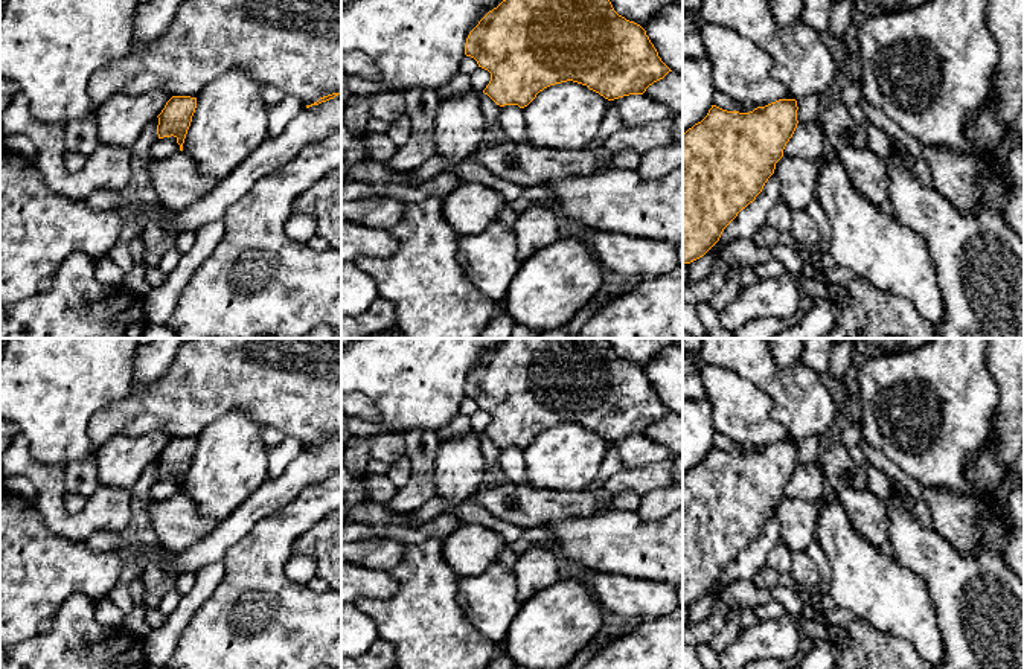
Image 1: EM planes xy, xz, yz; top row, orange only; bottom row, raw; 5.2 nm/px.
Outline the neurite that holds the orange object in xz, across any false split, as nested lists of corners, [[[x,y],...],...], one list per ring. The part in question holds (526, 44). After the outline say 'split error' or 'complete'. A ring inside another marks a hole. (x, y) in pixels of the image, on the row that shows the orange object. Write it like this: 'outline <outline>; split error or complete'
outline [[[503,0],[469,32],[465,55],[491,73],[483,90],[497,105],[527,107],[544,88],[573,81],[608,101],[643,94],[649,85],[672,72],[658,56],[646,30],[619,15],[610,0]]]; complete

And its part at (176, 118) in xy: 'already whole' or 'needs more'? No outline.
already whole

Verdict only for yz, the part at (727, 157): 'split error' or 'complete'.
complete

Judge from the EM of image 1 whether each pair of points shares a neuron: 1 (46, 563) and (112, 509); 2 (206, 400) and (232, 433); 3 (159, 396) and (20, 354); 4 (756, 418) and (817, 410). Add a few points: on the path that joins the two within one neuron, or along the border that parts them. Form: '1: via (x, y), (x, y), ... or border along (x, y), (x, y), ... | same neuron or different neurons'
1: border along (43, 520), (51, 531), (84, 541) | different neurons
2: border along (255, 419), (241, 410), (232, 410), (195, 438) | different neurons
3: border along (133, 384), (133, 395), (130, 398), (102, 409) | different neurons
4: border along (755, 384), (768, 396), (770, 415), (793, 439) | different neurons

